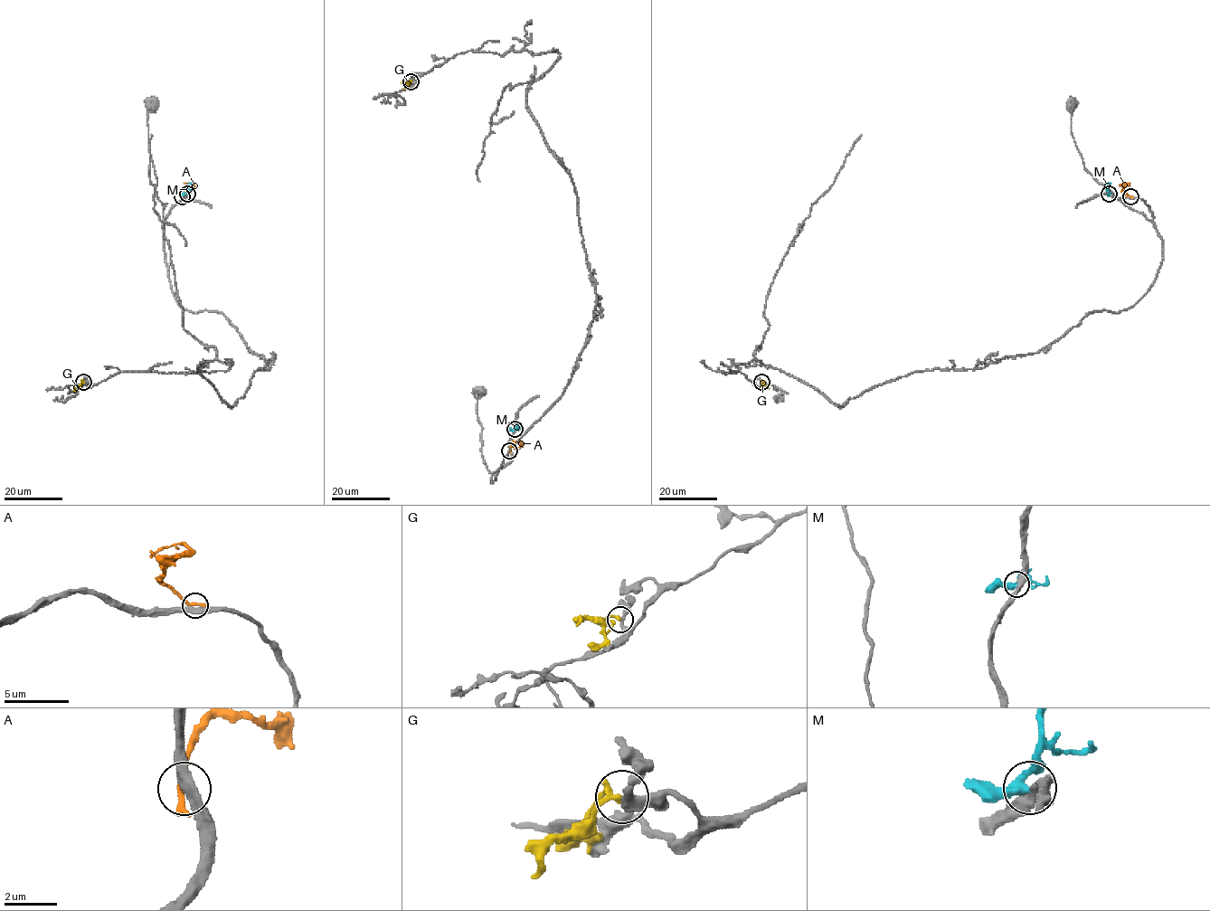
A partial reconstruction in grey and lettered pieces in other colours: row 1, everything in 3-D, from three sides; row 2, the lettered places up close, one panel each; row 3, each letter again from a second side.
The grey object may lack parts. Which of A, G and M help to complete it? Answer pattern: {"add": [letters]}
{"add": []}

